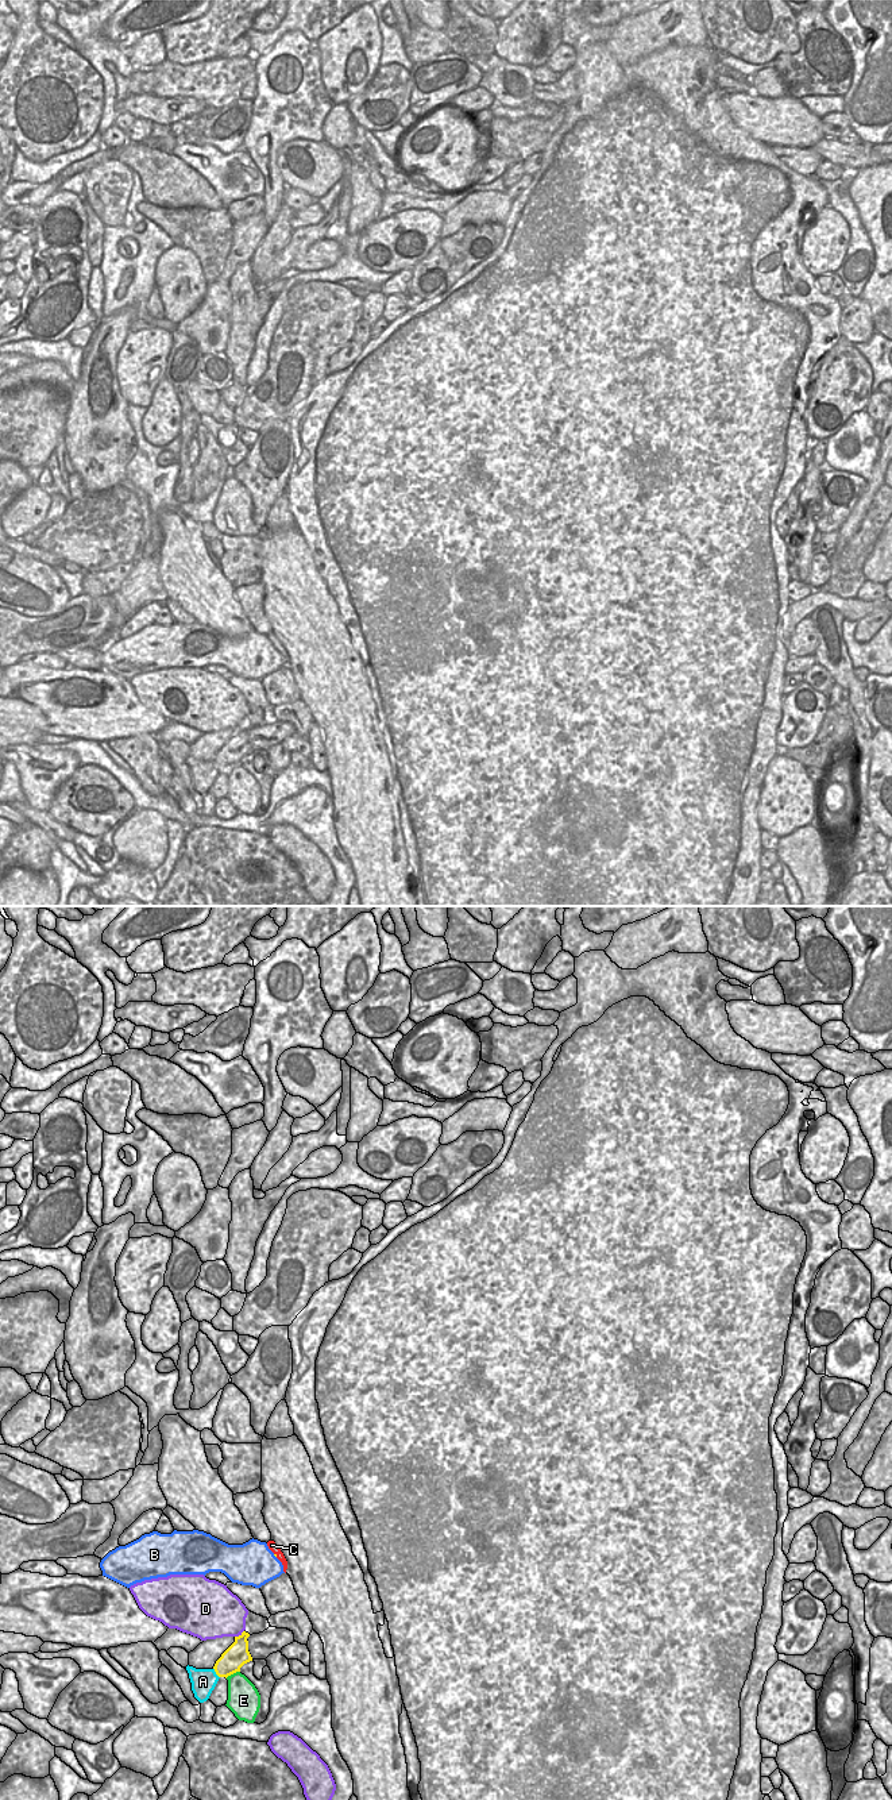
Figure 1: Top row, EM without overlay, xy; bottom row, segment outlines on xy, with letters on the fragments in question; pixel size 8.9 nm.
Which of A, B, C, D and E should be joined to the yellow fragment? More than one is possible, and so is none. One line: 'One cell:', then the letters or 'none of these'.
One cell: C

